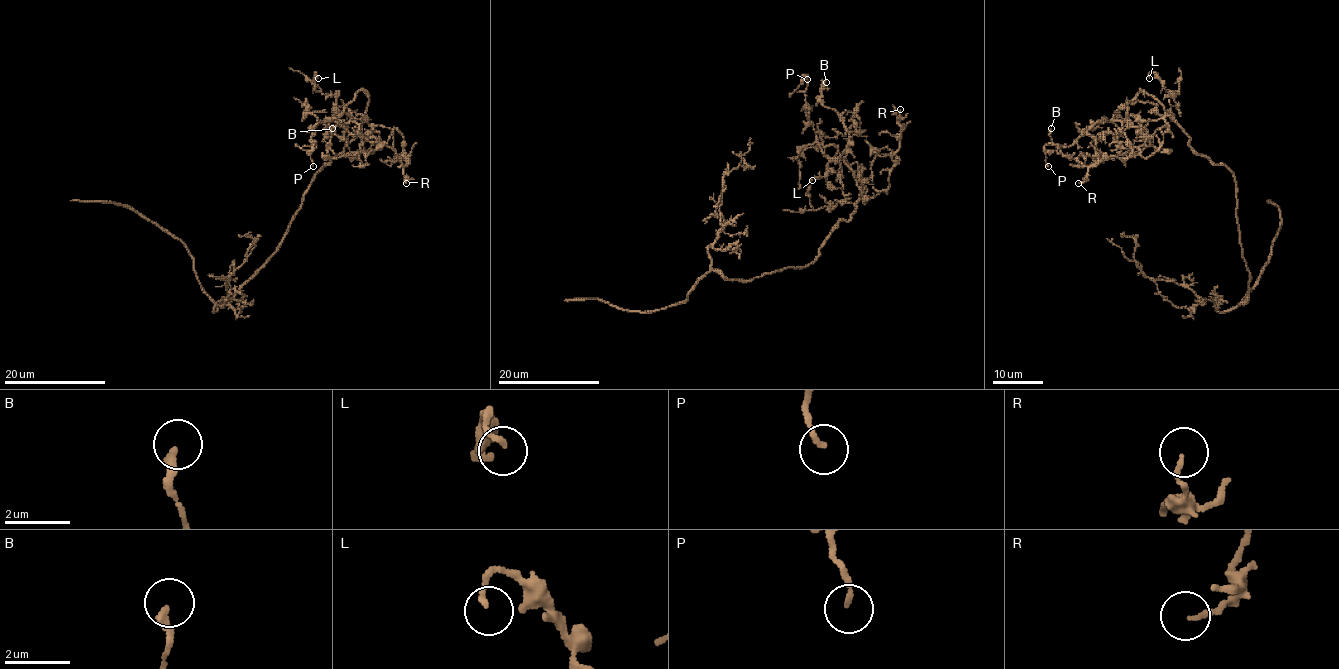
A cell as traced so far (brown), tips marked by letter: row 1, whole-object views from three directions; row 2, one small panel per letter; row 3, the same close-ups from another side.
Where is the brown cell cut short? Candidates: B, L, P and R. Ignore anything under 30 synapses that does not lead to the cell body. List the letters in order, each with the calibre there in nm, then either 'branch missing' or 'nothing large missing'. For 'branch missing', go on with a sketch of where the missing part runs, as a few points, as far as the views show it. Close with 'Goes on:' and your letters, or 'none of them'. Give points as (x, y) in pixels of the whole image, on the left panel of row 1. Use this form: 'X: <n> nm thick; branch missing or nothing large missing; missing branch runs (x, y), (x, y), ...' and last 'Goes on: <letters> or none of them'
B: 260 nm thick; nothing large missing
L: 150 nm thick; nothing large missing
P: 140 nm thick; nothing large missing
R: 120 nm thick; nothing large missing
Goes on: none of them

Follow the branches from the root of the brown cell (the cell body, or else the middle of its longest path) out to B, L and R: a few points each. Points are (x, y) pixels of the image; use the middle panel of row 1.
B: (794, 267), (819, 255), (866, 192), (845, 161), (848, 131), (822, 103), (826, 82)
L: (794, 267), (809, 265), (838, 223), (855, 211), (846, 202), (814, 209), (808, 192), (812, 180)
R: (794, 267), (819, 255), (861, 195), (888, 194), (900, 109)

